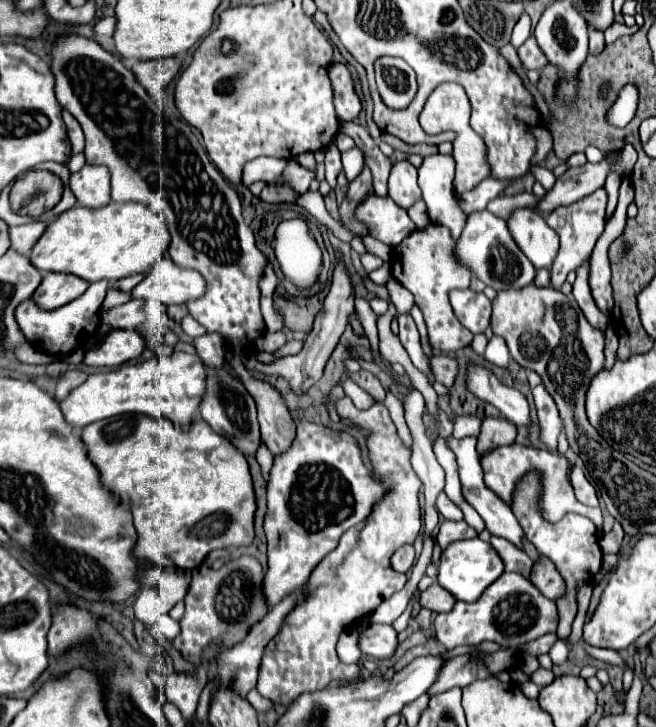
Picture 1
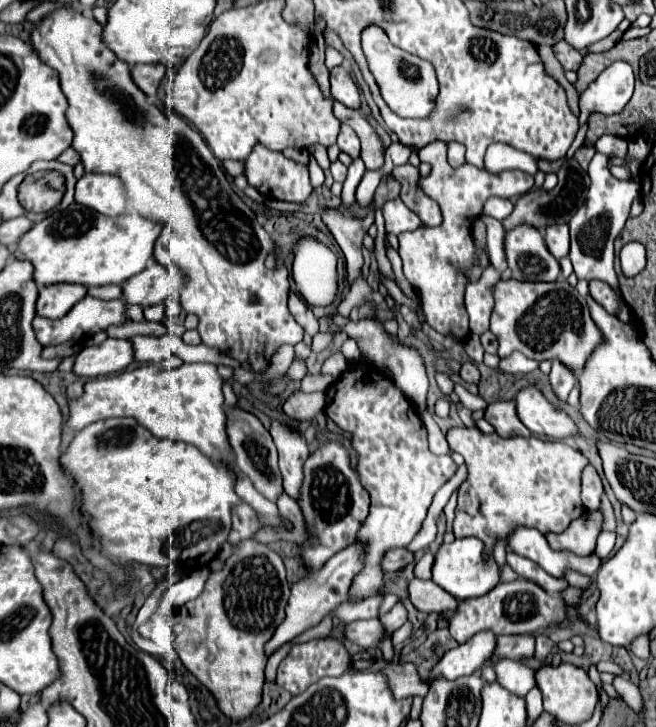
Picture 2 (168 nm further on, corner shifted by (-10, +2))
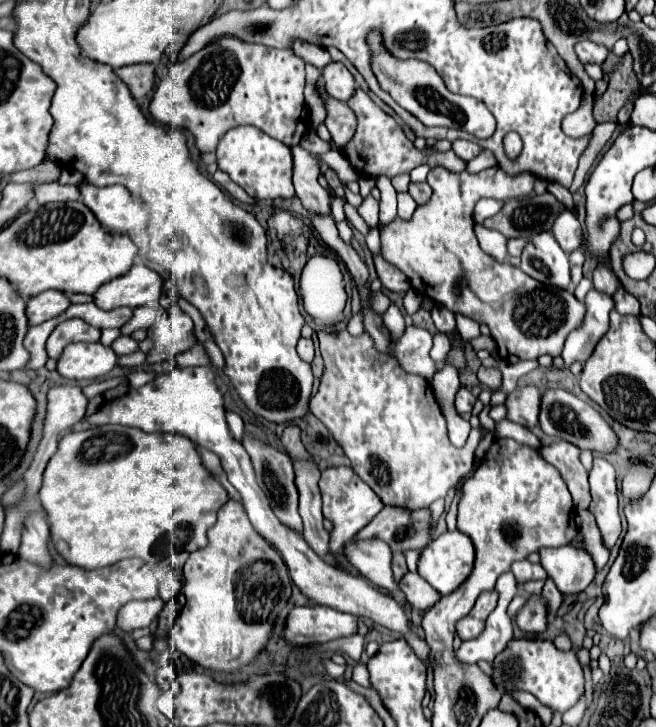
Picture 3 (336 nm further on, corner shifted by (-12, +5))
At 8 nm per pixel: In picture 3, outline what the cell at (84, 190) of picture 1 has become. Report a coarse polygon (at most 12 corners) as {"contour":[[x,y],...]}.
{"contour":[[82,182],[82,202],[110,232],[136,238],[148,214],[120,184]]}

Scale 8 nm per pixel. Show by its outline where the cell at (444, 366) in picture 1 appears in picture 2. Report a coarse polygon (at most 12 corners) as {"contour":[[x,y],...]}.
{"contour":[[464,363],[460,375],[466,383],[478,383],[480,371]]}

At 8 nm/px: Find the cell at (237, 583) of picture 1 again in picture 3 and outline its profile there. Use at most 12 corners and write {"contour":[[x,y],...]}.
{"contour":[[228,502],[188,556],[176,648],[238,672],[290,600],[282,556]]}

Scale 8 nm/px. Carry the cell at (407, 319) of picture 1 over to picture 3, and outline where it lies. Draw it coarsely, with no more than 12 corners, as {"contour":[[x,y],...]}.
{"contour":[[464,386],[454,400],[458,414],[470,412],[476,402],[474,394]]}

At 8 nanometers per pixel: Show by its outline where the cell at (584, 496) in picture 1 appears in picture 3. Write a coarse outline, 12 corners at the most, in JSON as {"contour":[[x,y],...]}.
{"contour":[[564,440],[542,446],[542,456],[560,470],[574,506],[590,506],[588,472],[580,450]]}

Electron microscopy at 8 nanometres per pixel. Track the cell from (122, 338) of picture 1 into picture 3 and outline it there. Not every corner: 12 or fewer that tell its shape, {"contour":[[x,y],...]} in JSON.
{"contour":[[102,342],[70,344],[58,372],[96,380],[116,366],[118,354]]}

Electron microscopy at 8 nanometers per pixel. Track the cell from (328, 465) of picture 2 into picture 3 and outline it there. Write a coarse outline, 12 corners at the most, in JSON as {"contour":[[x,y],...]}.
{"contour":[[348,466],[322,470],[330,552],[384,508]]}

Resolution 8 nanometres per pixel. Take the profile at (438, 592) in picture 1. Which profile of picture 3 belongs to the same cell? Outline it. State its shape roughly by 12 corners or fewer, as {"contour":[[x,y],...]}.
{"contour":[[404,574],[400,590],[408,604],[432,608],[442,598],[420,574]]}

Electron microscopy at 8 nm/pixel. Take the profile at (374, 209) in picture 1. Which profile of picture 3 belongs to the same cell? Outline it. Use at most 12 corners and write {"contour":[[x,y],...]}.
{"contour":[[408,192],[398,194],[398,218],[410,220],[416,202]]}

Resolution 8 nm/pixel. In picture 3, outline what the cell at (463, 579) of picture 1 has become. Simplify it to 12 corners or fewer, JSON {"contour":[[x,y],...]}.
{"contour":[[464,532],[434,538],[418,574],[442,596],[472,574]]}

